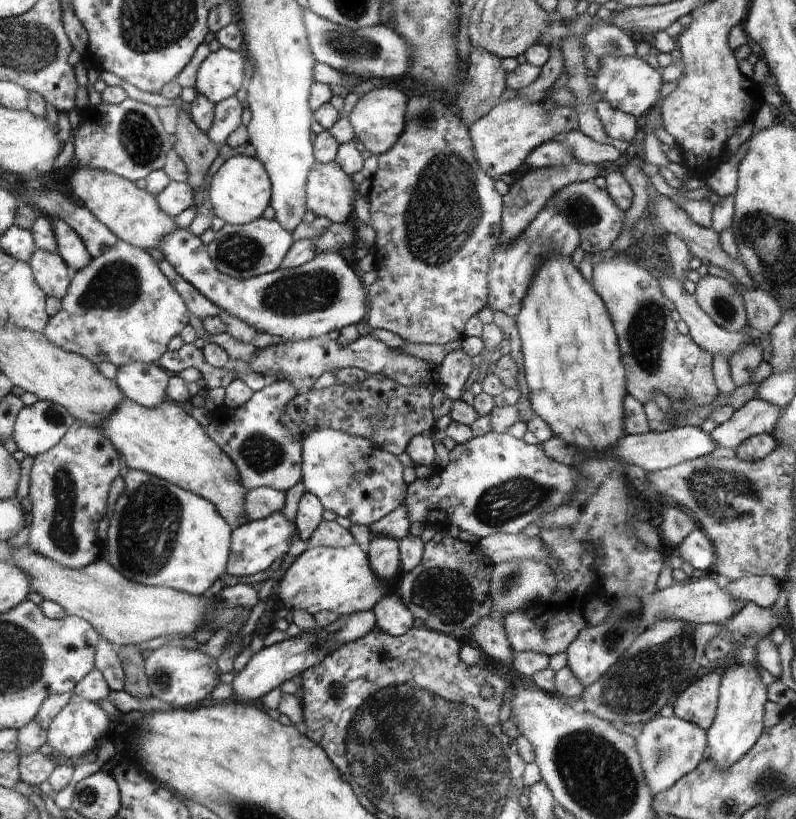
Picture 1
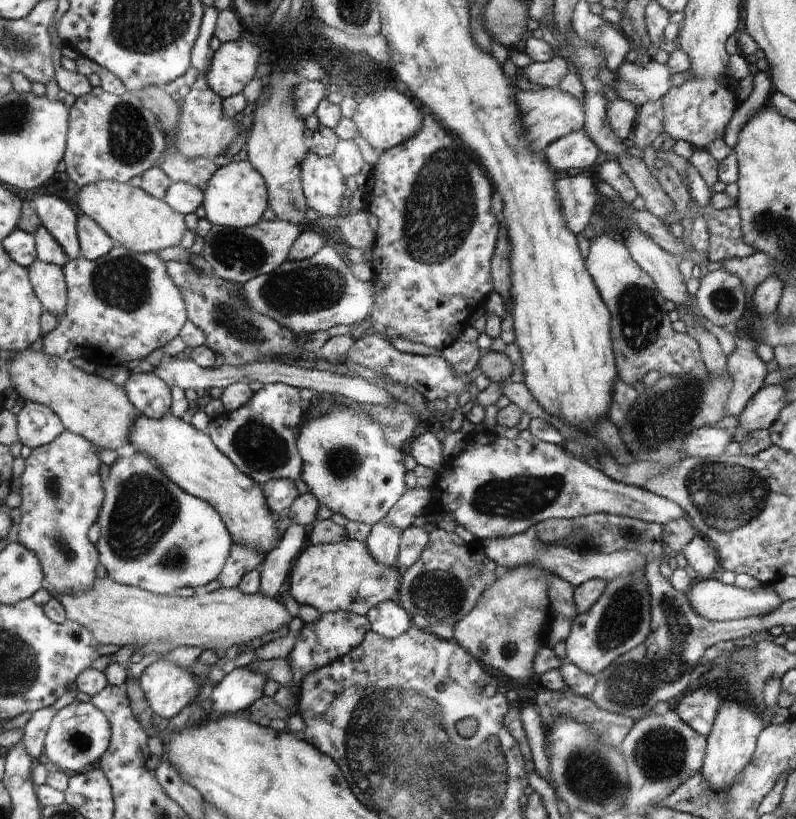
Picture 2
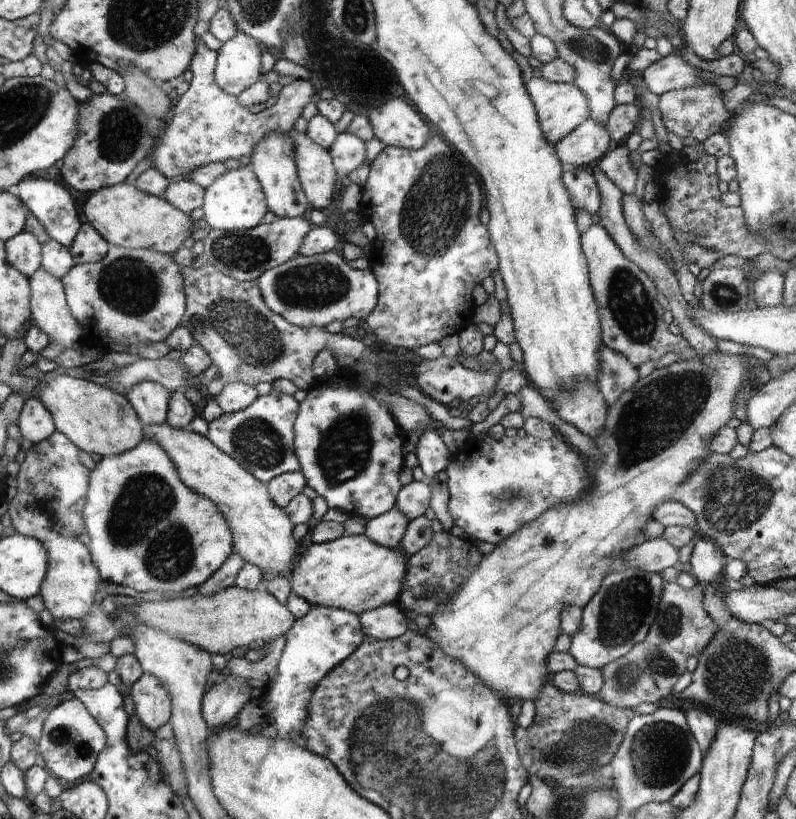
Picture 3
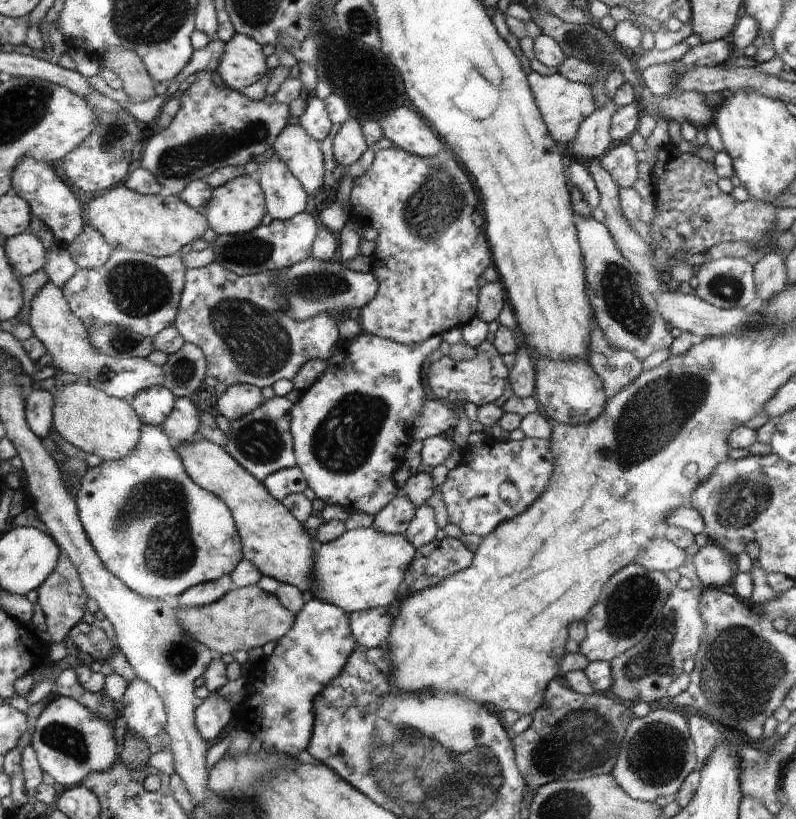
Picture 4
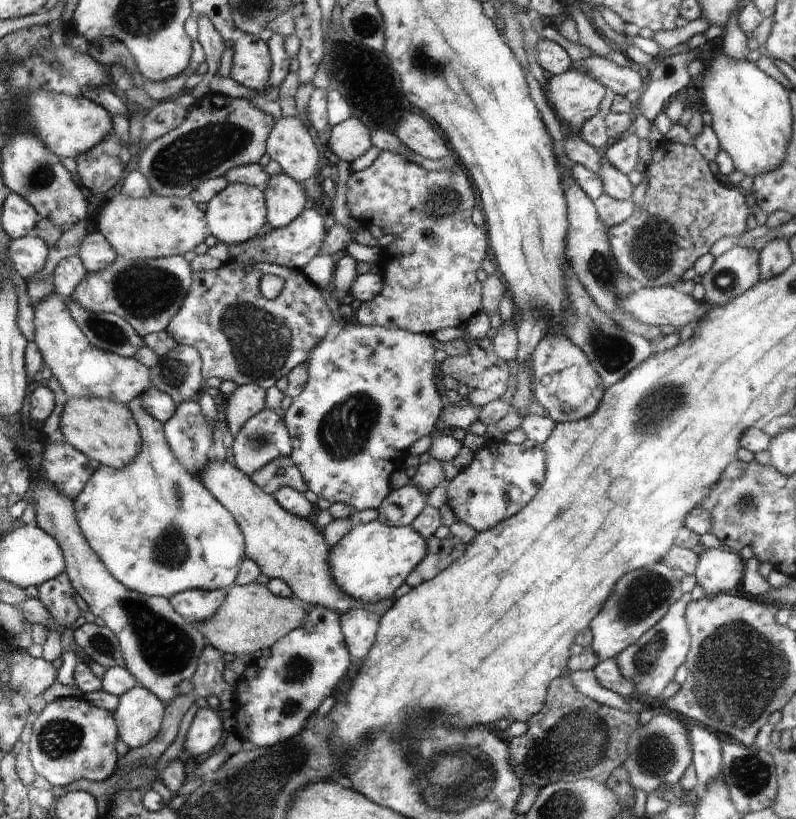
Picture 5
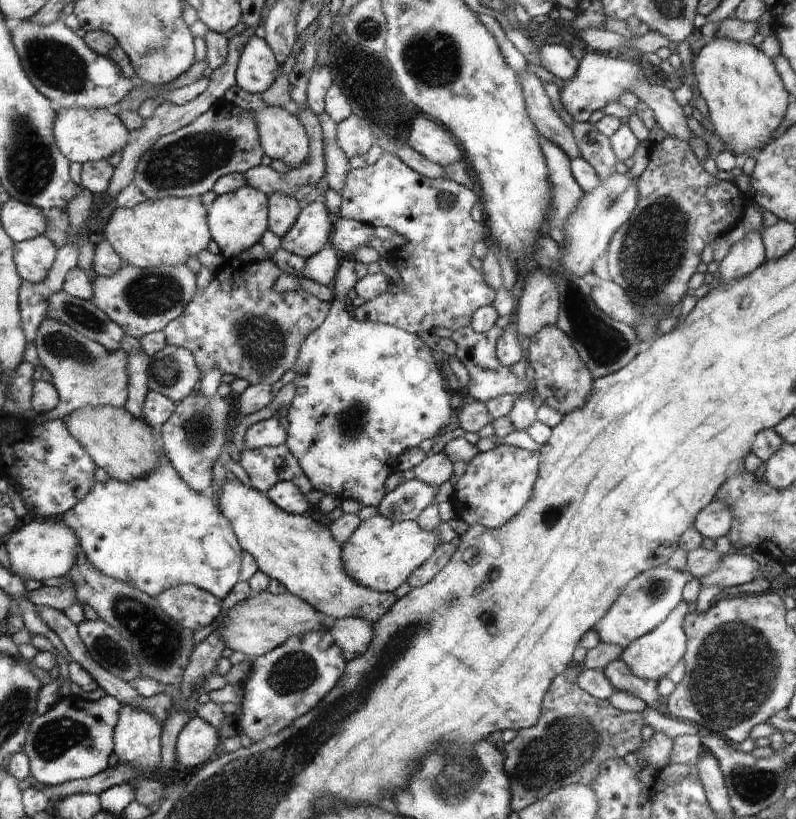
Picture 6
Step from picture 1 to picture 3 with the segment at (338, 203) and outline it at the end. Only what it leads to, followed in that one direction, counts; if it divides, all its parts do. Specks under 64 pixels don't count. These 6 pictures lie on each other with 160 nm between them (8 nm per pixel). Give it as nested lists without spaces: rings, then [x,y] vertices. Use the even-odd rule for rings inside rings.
[[[295,129],[291,130],[291,134],[295,140],[299,179],[302,181],[307,200],[316,209],[328,208],[336,184],[333,158],[306,134]]]

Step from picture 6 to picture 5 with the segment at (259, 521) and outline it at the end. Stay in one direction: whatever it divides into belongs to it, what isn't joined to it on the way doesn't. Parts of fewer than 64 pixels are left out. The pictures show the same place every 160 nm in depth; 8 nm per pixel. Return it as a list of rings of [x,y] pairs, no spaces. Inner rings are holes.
[[[211,459],[202,470],[201,481],[238,521],[246,538],[246,556],[260,567],[261,574],[269,579],[283,580],[295,597],[312,607],[323,606],[338,614],[365,608],[382,615],[393,605],[391,600],[367,605],[344,593],[331,576],[331,546],[324,540],[322,530],[310,523],[308,518],[289,513],[272,494],[265,493],[247,474],[230,462]]]

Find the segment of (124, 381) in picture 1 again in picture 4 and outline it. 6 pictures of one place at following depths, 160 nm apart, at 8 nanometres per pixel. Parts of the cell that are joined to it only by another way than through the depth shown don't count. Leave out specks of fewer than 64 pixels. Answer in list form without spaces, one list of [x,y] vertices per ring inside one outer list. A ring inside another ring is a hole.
[[[164,385],[145,388],[130,399],[144,425],[159,427],[172,412],[174,402],[176,402],[175,393]]]

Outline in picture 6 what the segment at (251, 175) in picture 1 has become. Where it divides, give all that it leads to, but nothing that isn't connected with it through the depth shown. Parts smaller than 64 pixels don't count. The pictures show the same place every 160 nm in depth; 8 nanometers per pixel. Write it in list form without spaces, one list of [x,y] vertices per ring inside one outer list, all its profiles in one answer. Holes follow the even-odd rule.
[[[249,185],[242,186],[236,192],[216,196],[208,207],[211,234],[212,240],[216,241],[220,247],[220,254],[226,261],[237,261],[242,252],[260,243],[262,236],[268,231],[266,212],[268,212],[266,193]]]

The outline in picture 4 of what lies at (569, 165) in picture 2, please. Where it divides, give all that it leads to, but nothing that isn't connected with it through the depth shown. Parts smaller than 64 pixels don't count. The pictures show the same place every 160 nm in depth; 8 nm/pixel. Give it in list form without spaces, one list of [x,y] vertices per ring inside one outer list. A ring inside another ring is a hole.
[[[608,99],[603,107],[599,107],[580,123],[576,138],[572,141],[572,156],[576,158],[601,159],[612,147],[610,121],[613,112],[619,106]]]

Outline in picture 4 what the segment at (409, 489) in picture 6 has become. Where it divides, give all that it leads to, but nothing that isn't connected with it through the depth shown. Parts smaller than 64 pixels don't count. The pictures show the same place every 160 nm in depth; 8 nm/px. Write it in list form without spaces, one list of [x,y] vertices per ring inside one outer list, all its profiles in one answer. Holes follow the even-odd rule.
[[[402,489],[378,515],[375,516],[372,528],[389,535],[405,535],[411,520],[415,518],[415,505],[404,494]]]

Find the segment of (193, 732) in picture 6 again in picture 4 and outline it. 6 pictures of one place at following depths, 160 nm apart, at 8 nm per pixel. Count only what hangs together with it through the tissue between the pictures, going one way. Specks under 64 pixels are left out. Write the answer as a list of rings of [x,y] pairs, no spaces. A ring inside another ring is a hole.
[[[217,692],[201,699],[196,711],[197,727],[201,735],[214,742],[221,738],[221,734],[229,728],[229,722],[234,717],[232,702]]]

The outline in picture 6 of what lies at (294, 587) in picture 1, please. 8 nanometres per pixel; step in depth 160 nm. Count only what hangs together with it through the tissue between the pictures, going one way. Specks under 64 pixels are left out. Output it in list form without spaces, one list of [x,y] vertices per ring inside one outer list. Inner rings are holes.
[[[378,513],[362,521],[350,540],[342,546],[344,569],[358,585],[393,593],[431,559],[440,543],[436,529],[428,530],[418,520],[390,520]]]

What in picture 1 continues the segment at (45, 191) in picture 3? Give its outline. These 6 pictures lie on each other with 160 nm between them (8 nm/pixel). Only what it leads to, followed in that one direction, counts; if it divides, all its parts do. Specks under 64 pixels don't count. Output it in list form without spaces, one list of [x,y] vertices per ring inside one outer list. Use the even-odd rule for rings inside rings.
[[[52,217],[50,221],[53,224],[53,231],[57,240],[57,252],[70,266],[71,272],[82,271],[83,268],[88,267],[94,258],[88,252],[79,233],[62,219]]]

